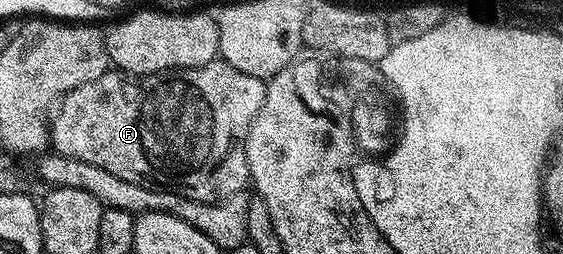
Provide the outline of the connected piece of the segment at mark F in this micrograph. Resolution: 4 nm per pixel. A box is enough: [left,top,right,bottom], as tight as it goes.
[49,57,267,203]

